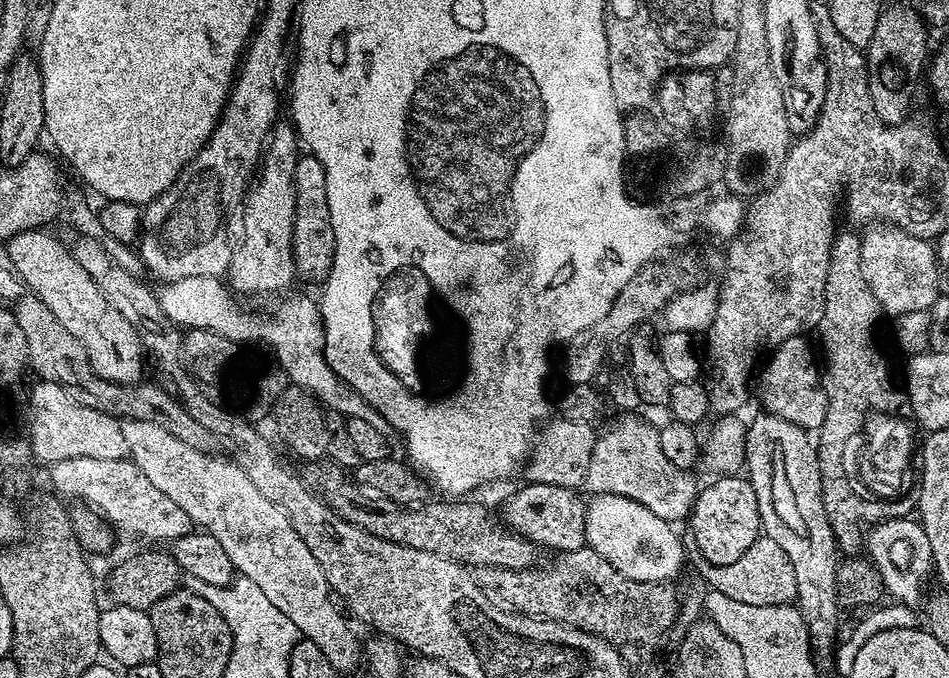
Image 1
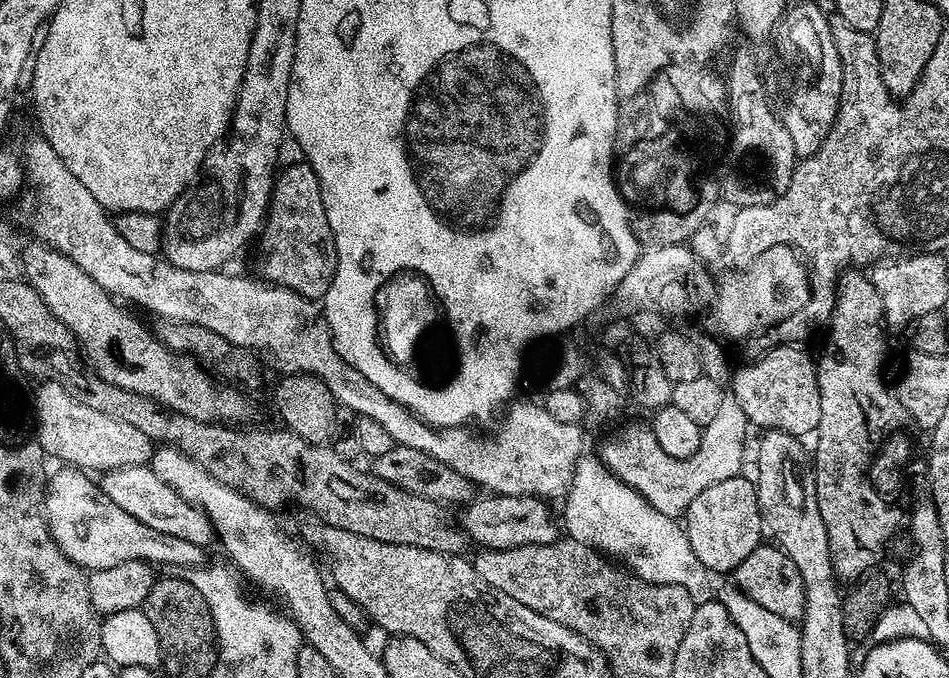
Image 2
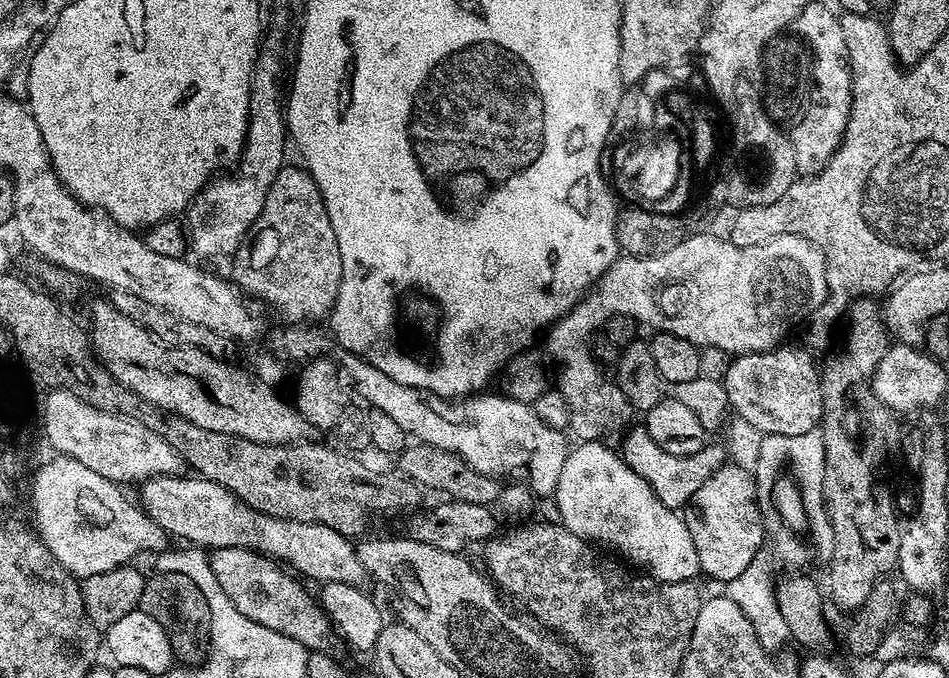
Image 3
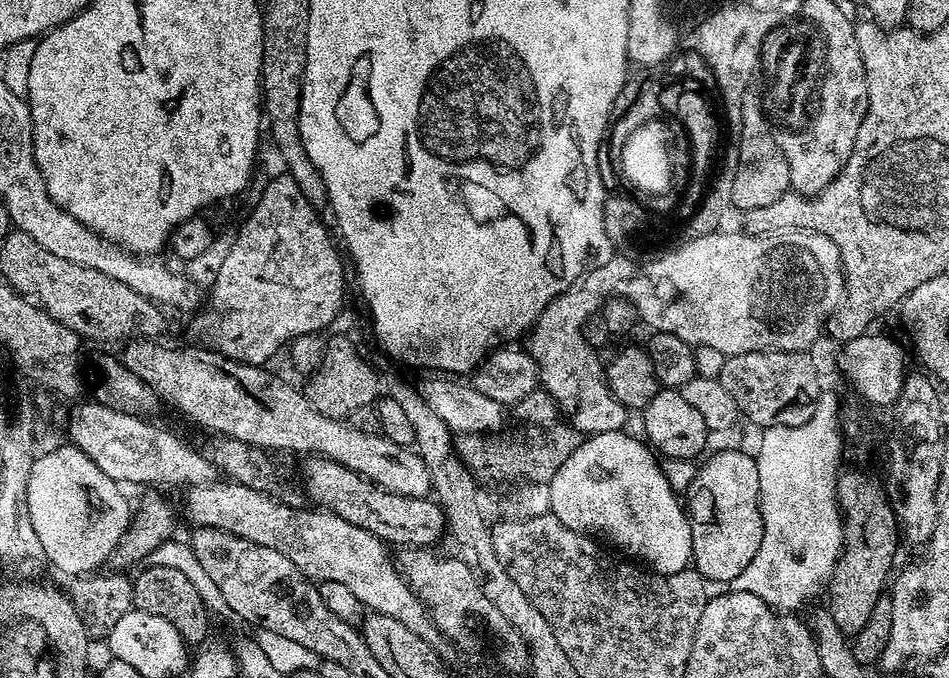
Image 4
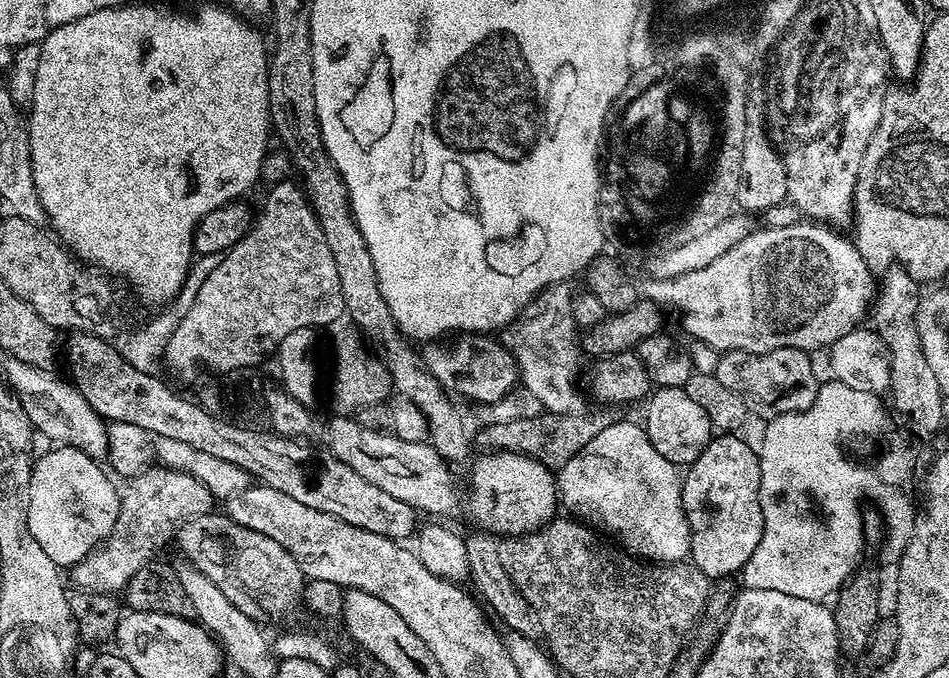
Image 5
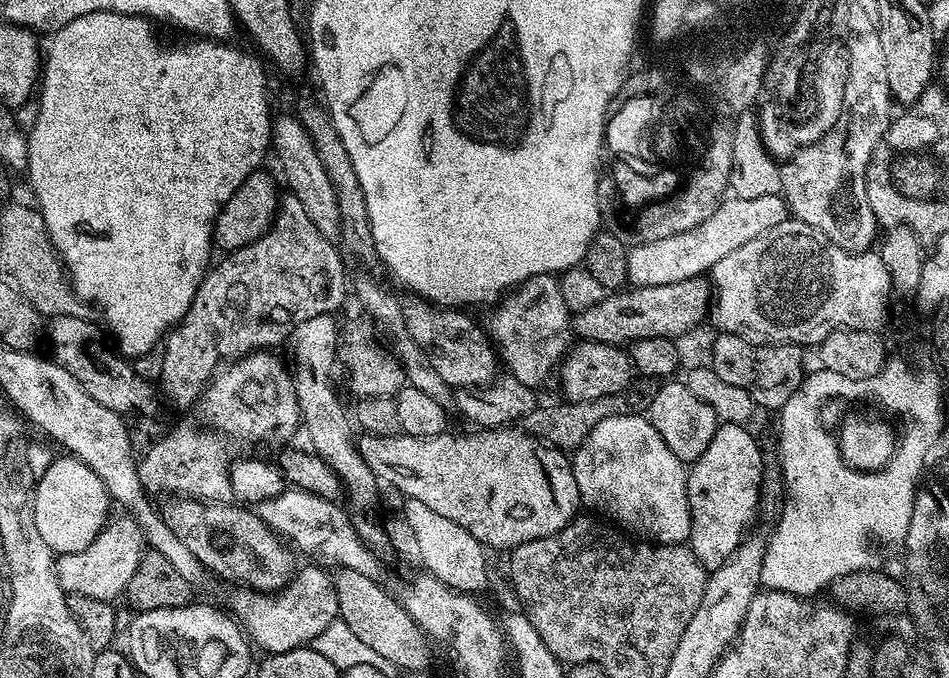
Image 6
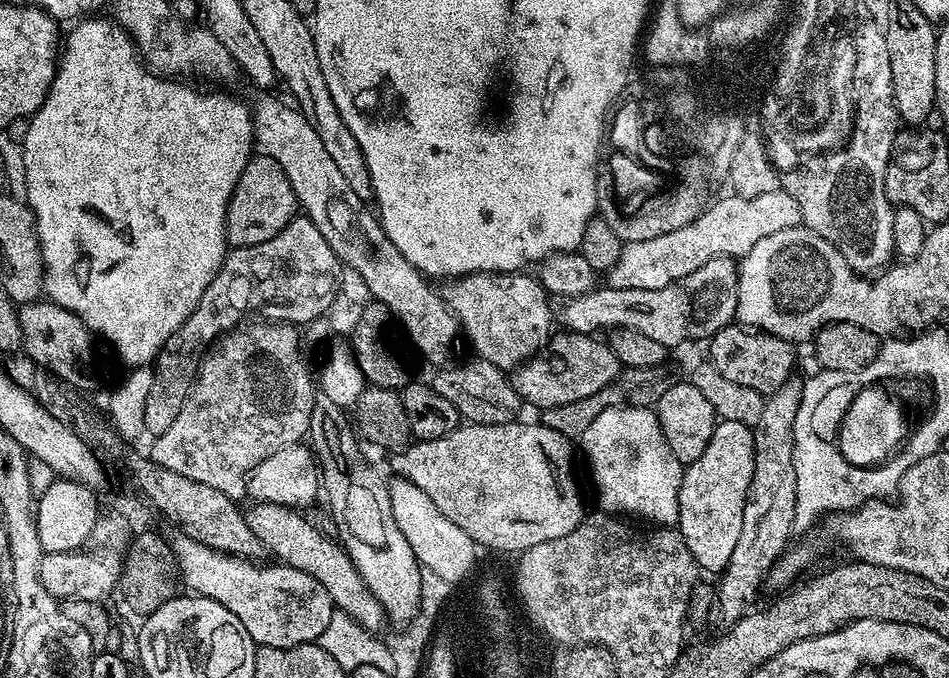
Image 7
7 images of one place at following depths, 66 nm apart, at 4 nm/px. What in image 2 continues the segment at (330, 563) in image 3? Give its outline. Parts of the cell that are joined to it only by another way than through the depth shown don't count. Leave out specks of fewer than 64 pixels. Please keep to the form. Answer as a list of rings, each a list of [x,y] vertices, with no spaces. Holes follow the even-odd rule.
[[[134,465],[105,472],[99,477],[98,485],[115,506],[120,506],[127,514],[133,515],[138,522],[145,523],[152,530],[172,534],[183,541],[201,546],[208,546],[208,543],[214,540],[214,529],[207,514],[186,498],[180,497],[172,486],[152,472],[151,467]]]

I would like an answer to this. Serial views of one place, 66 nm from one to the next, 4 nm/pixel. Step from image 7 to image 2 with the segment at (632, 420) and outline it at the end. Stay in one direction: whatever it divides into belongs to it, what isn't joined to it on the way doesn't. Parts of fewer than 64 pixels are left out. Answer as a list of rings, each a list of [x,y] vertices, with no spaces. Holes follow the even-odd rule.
[[[588,454],[576,463],[574,478],[566,493],[567,500],[564,516],[562,512],[562,524],[571,539],[582,542],[609,558],[615,558],[640,580],[651,584],[677,584],[690,590],[690,596],[694,598],[696,605],[713,599],[713,573],[709,572],[706,566],[702,566],[702,562],[698,562],[698,554],[694,554],[694,546],[690,546],[690,538],[684,533],[683,523],[656,510],[642,493],[616,477],[600,458]]]

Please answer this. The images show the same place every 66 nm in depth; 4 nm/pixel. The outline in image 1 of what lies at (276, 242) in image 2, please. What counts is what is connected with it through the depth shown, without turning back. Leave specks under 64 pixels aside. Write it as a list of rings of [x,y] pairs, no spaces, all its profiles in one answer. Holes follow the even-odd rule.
[[[304,154],[294,166],[294,194],[296,195],[296,217],[292,231],[292,261],[296,264],[296,275],[302,281],[322,282],[328,276],[334,262],[334,226],[330,222],[330,206],[326,198],[326,170],[318,158]]]

